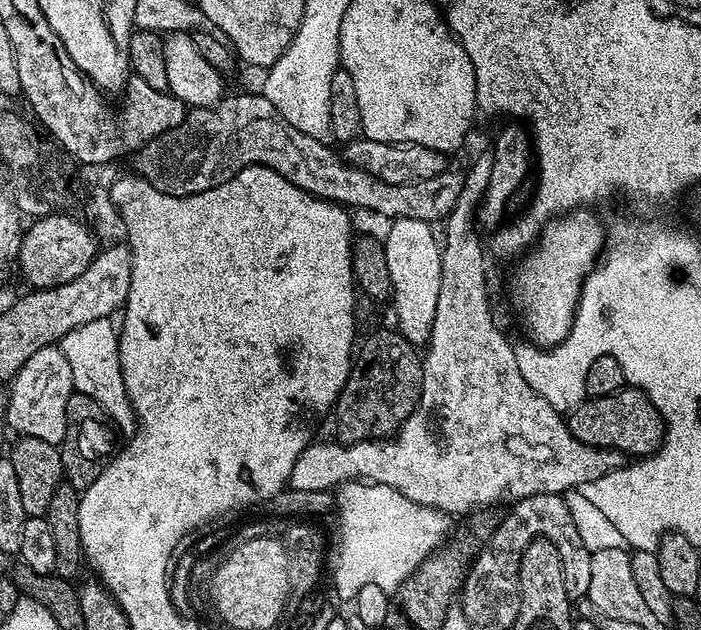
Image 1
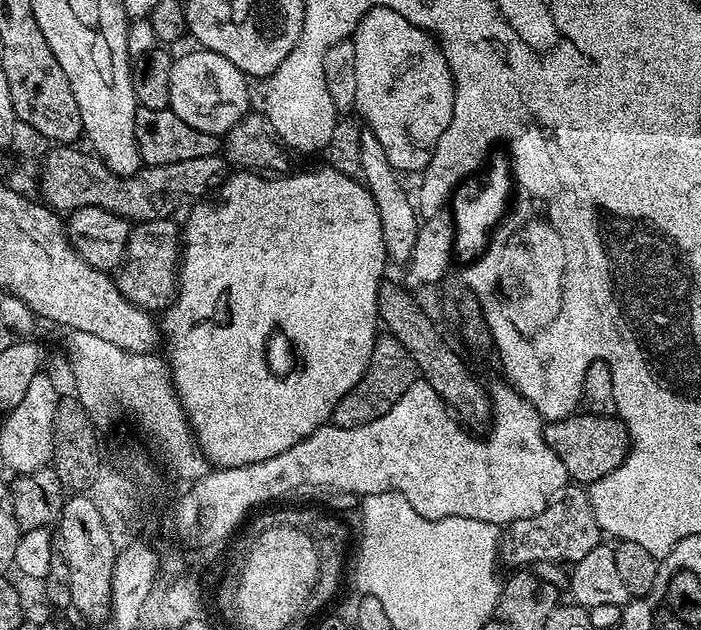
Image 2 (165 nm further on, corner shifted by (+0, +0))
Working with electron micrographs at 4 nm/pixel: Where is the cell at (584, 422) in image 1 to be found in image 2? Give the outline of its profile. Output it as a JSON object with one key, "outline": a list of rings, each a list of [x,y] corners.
{"outline":[[[568,414],[563,420],[545,423],[544,437],[550,450],[562,458],[562,466],[566,466],[569,477],[577,485],[591,486],[598,482],[598,478],[610,474],[610,470],[618,470],[618,466],[622,466],[628,456],[630,437],[628,427],[616,416],[579,415]]]}

